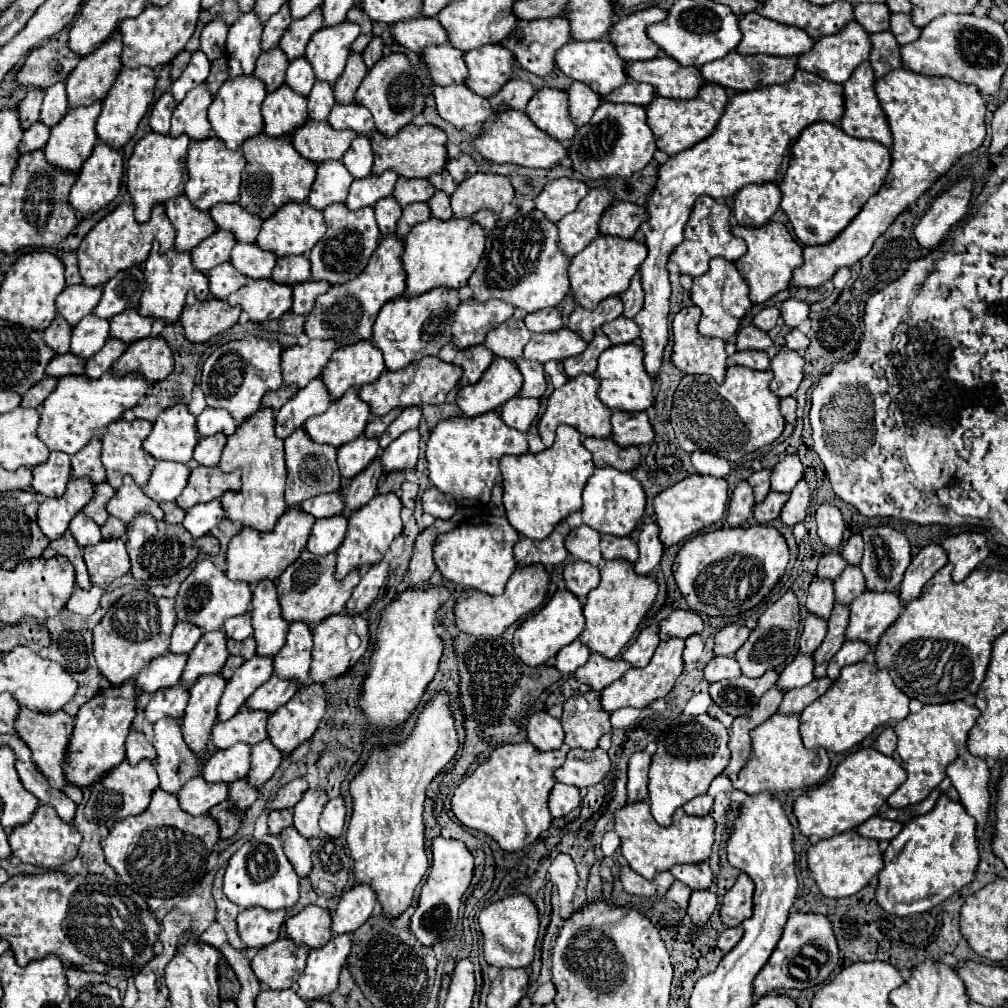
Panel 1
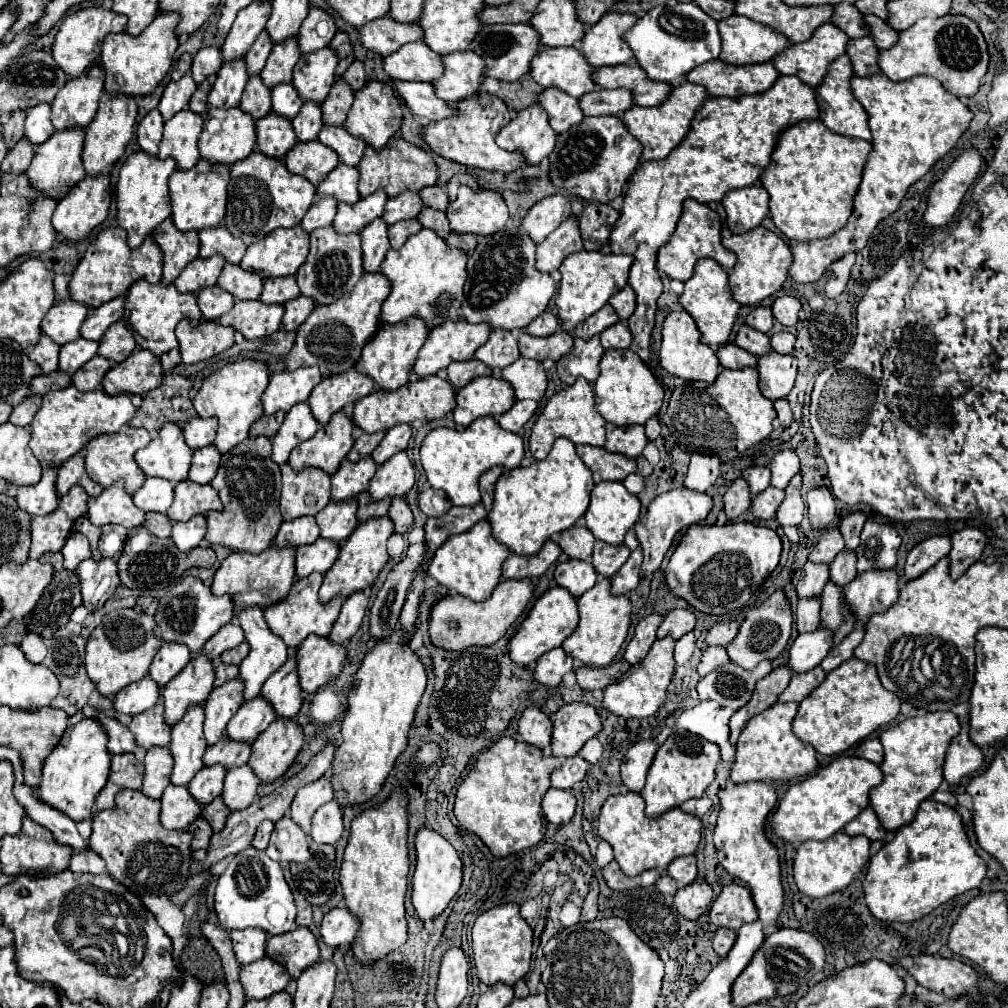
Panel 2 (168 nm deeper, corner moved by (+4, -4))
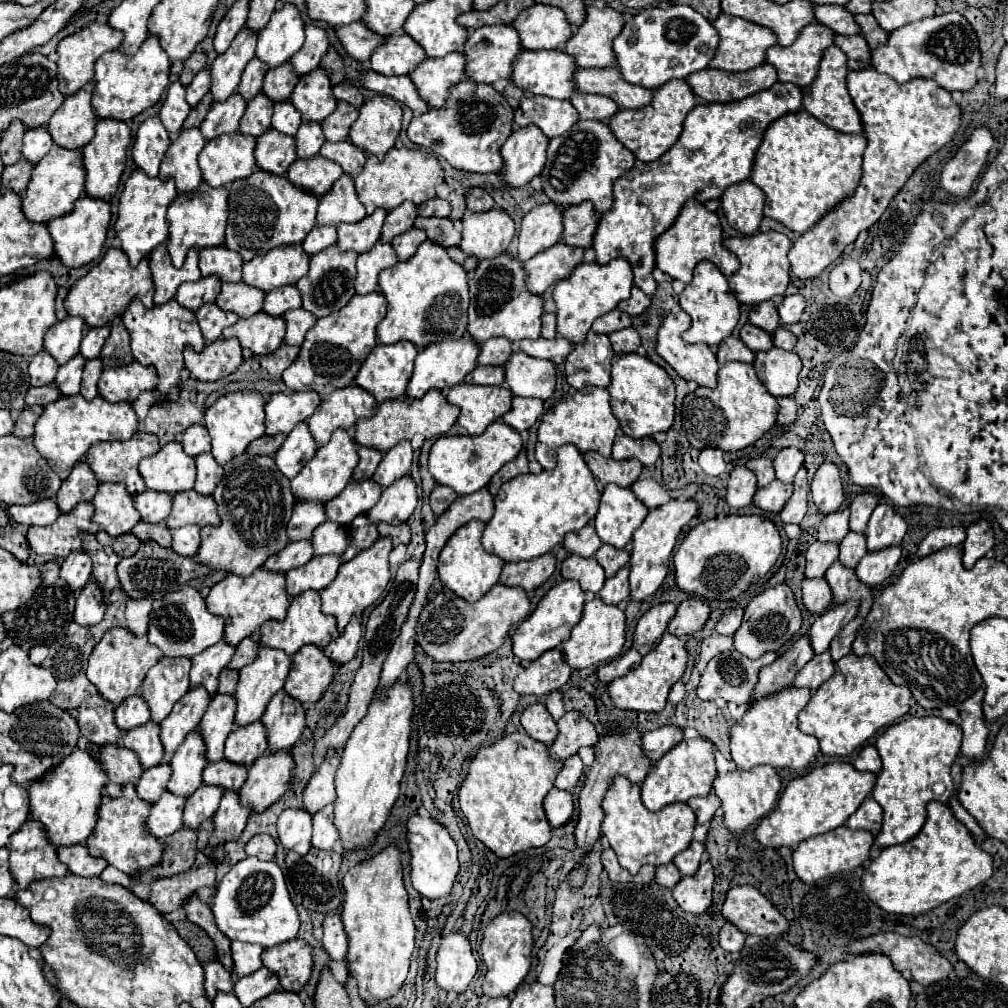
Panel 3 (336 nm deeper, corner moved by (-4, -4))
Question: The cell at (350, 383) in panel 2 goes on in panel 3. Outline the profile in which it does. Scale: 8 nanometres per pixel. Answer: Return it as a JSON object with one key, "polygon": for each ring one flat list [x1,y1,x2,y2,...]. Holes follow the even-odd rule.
{"polygon":[[349,385,323,395,319,407,307,419,317,445,327,443,335,429,349,429,357,419,371,417,375,403,375,397,371,397,371,393,361,389,359,385]]}

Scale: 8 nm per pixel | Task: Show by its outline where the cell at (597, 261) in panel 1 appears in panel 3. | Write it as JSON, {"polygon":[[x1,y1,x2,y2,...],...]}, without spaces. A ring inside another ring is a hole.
{"polygon":[[615,259,607,265,581,263,569,277,555,285,553,299,557,303,557,333,571,343,583,343,587,331,591,329,591,323,607,311,615,309,619,301,627,299,631,287,633,269,625,259]]}

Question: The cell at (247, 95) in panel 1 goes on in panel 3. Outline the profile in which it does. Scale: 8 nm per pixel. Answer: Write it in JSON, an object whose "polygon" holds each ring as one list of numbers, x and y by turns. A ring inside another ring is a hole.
{"polygon":[[223,133,207,141,199,155,203,179,211,187,221,187,235,179,249,177,257,167,253,151,255,137,243,133]]}

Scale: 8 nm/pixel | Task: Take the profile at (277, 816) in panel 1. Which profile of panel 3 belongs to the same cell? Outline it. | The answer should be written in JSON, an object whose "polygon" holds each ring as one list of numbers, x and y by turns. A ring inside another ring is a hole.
{"polygon":[[255,835,245,845,247,855,255,855,255,857,259,857,263,861,271,861,273,855,275,855,275,849,277,849,277,843,269,835]]}

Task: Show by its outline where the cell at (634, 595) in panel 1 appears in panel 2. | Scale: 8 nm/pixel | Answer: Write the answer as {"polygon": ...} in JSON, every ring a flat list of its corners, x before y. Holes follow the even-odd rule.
{"polygon":[[599,577,597,585,577,599,577,605,579,605,581,621,579,621,577,629,563,641,561,647,567,655,571,655,573,659,579,659,583,665,605,667,615,659,615,655,619,653,621,645,627,639,627,631,629,631,629,623,631,623,631,617,629,617,631,603,625,595,621,595,621,597,611,595,609,579]]}

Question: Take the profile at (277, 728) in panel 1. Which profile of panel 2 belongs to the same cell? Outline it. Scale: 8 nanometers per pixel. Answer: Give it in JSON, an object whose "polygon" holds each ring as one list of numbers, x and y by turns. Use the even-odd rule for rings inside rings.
{"polygon":[[275,719,257,737,257,741,251,743,251,757,247,765,261,783,273,783,285,775,303,743,303,731,295,721]]}

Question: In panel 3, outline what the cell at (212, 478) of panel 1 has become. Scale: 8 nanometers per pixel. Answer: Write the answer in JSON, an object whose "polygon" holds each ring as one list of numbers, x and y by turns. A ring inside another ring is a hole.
{"polygon":[[195,489,191,491,179,491,173,497,173,509,171,515,167,517,167,525,171,529,183,527,183,525,219,525,219,513,217,513,217,503,211,495,201,495]]}

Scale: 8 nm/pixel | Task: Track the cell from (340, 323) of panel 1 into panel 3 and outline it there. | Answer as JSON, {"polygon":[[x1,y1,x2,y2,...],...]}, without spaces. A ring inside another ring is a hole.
{"polygon":[[373,291,367,295,355,295,343,309,339,309,339,313,317,319,301,345,299,357,283,373,285,385,291,391,315,389,321,395,353,385,361,363,377,345,377,325,383,319,385,309,387,299,383,299,379,291]]}

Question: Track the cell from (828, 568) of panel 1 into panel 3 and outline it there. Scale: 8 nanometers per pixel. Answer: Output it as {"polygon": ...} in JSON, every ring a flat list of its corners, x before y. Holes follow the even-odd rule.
{"polygon":[[843,509,843,511,837,511,837,513,831,513,827,515,821,525,819,525,819,535,817,539,821,543,841,543,845,539,845,535,849,533,849,509]]}

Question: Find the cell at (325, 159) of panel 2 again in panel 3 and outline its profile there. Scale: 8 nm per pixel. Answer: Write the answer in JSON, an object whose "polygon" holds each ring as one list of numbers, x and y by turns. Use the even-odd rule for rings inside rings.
{"polygon":[[315,155,311,159,297,159,287,171,287,179,291,179,295,185,315,195,327,193,327,189,331,189,331,185,341,175,343,175,341,165,321,155]]}

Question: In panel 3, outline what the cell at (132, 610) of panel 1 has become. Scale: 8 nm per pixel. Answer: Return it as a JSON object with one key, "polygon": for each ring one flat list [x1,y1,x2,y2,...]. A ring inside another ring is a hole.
{"polygon":[[113,627,95,645,89,657,87,677,107,701,113,701,113,705,119,705,129,695,139,693,143,677,161,657,163,653,159,653,159,649,147,641,147,635,137,637,127,627]]}

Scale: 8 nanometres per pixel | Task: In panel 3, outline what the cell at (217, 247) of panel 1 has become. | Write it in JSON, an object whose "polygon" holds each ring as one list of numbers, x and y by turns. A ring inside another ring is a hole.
{"polygon":[[207,275,193,283,183,283,175,299,179,301,179,305,195,311,199,309,199,305,215,301,219,295,219,289,221,289,221,279,215,275]]}

